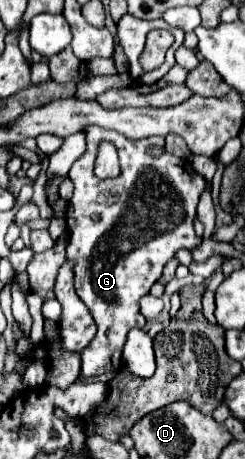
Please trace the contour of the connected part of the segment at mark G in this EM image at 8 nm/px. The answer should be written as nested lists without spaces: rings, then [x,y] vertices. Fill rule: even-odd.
[[[86,126],[84,134],[86,150],[68,174],[74,180],[74,196],[66,212],[70,234],[66,258],[74,262],[76,294],[88,306],[90,314],[94,314],[98,332],[81,352],[80,379],[120,370],[126,332],[130,328],[144,328],[146,322],[140,314],[140,298],[150,292],[178,250],[200,246],[200,238],[194,232],[194,218],[200,196],[208,188],[208,182],[194,172],[190,160],[170,152],[162,152],[160,156],[148,154],[150,146],[164,150],[162,136],[128,140],[100,126]],[[102,140],[112,142],[120,156],[120,176],[110,180],[98,180],[92,172],[94,148]]]

